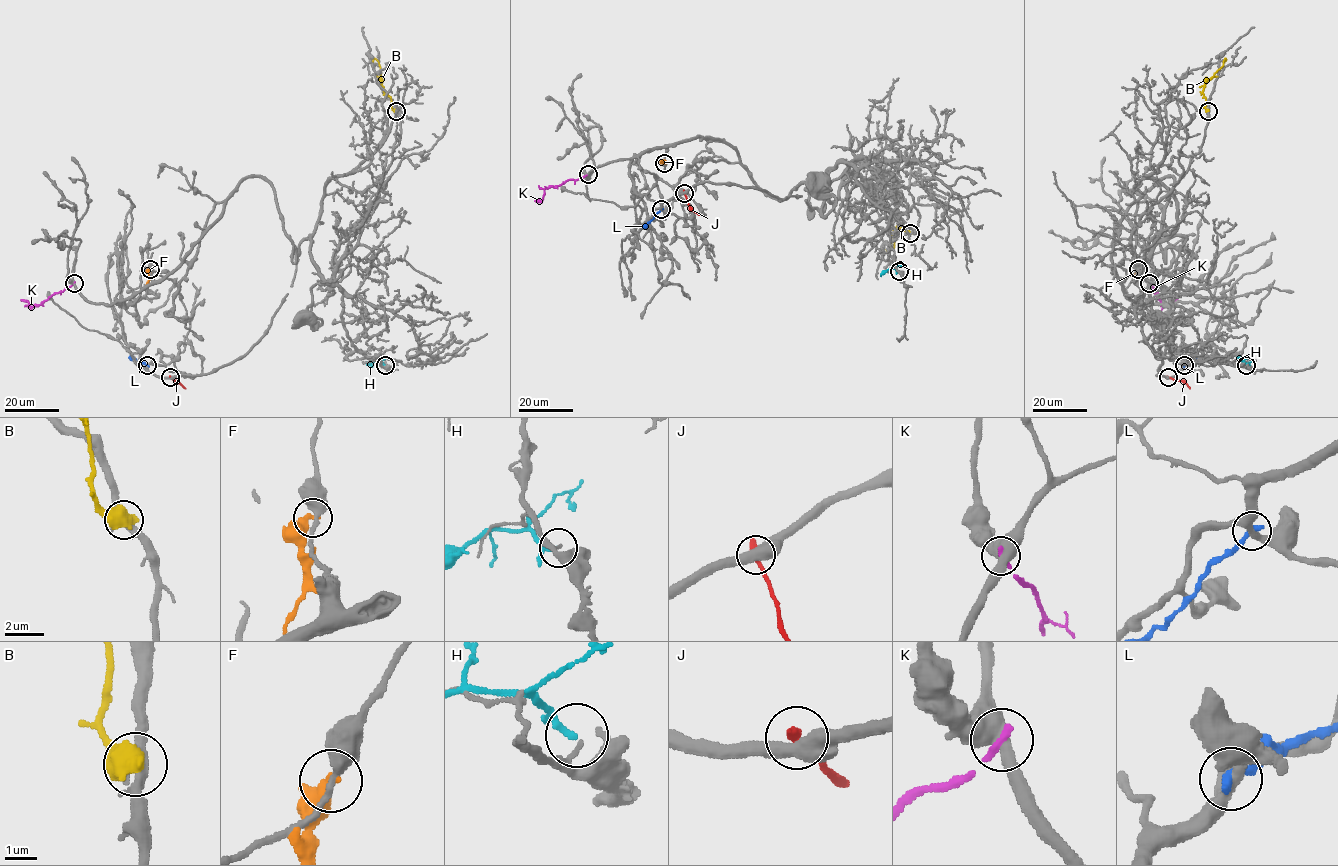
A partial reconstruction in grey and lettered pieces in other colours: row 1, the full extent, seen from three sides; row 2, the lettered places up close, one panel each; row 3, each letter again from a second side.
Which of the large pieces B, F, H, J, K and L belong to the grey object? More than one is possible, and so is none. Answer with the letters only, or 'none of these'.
none of these

